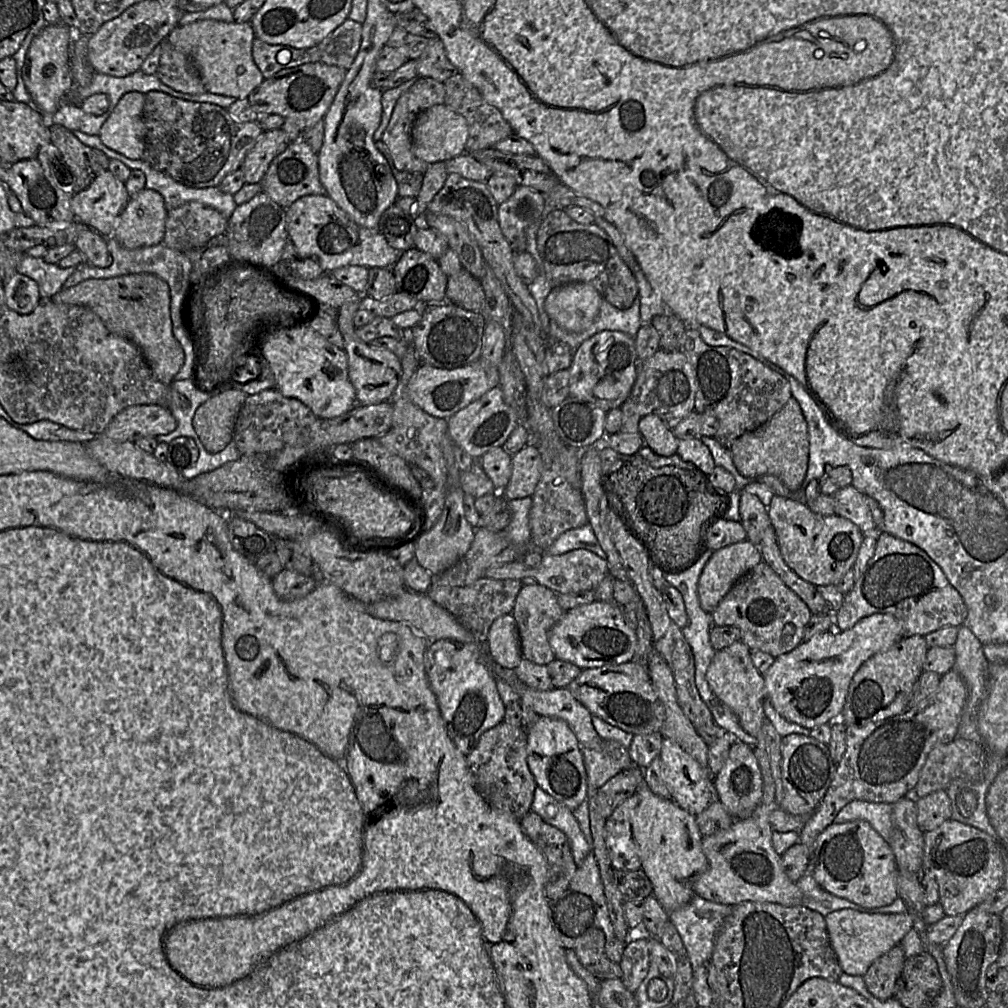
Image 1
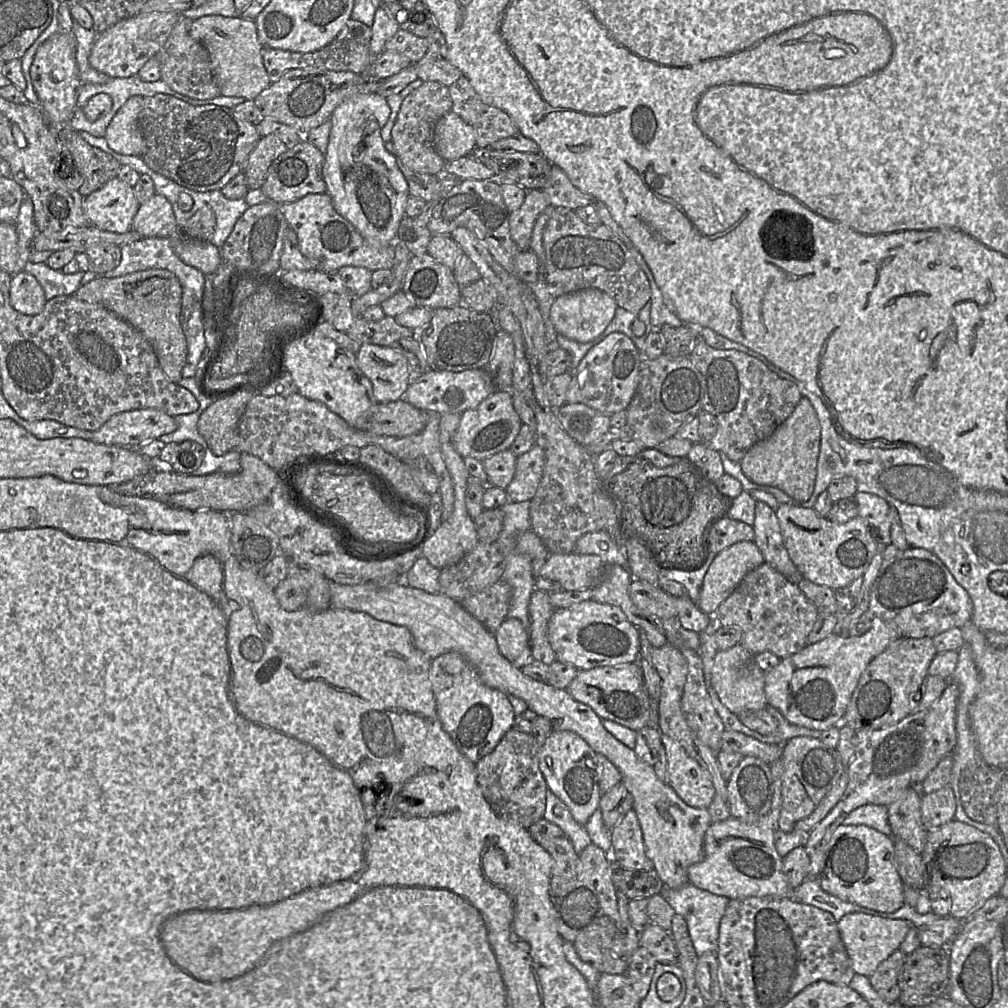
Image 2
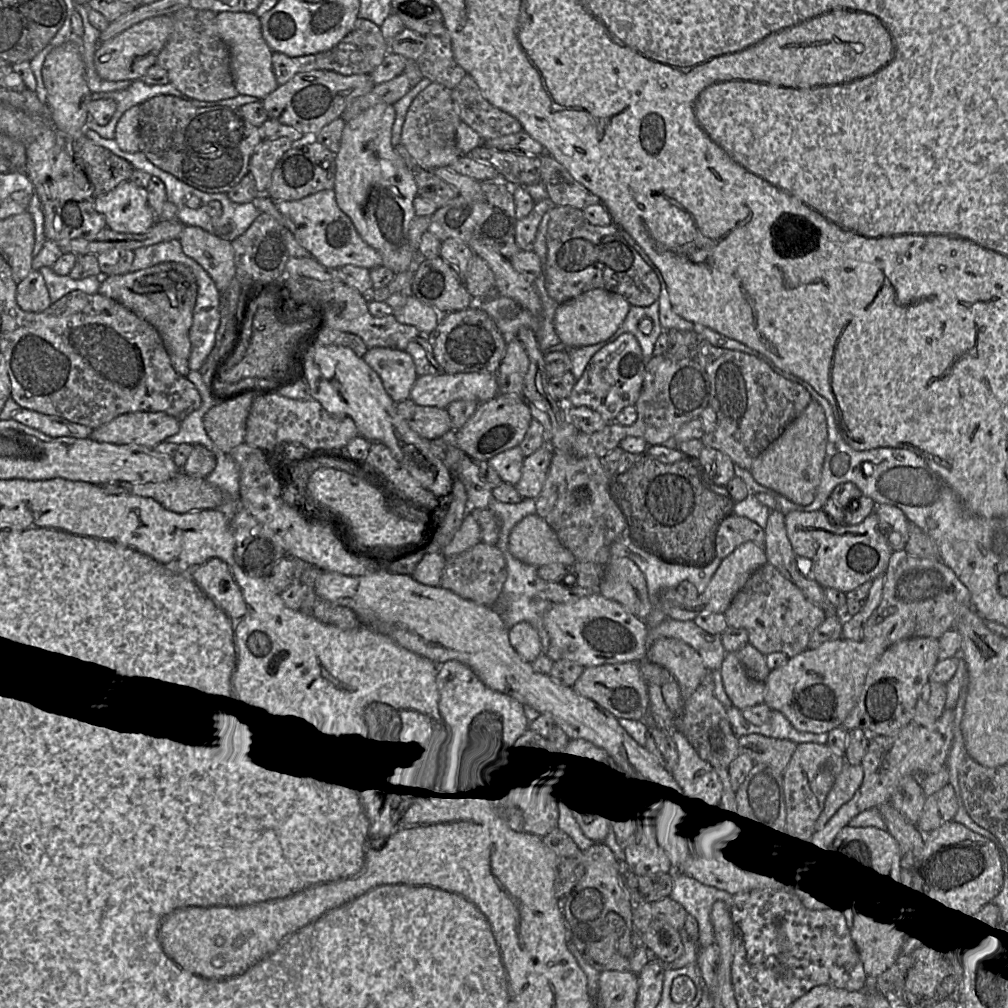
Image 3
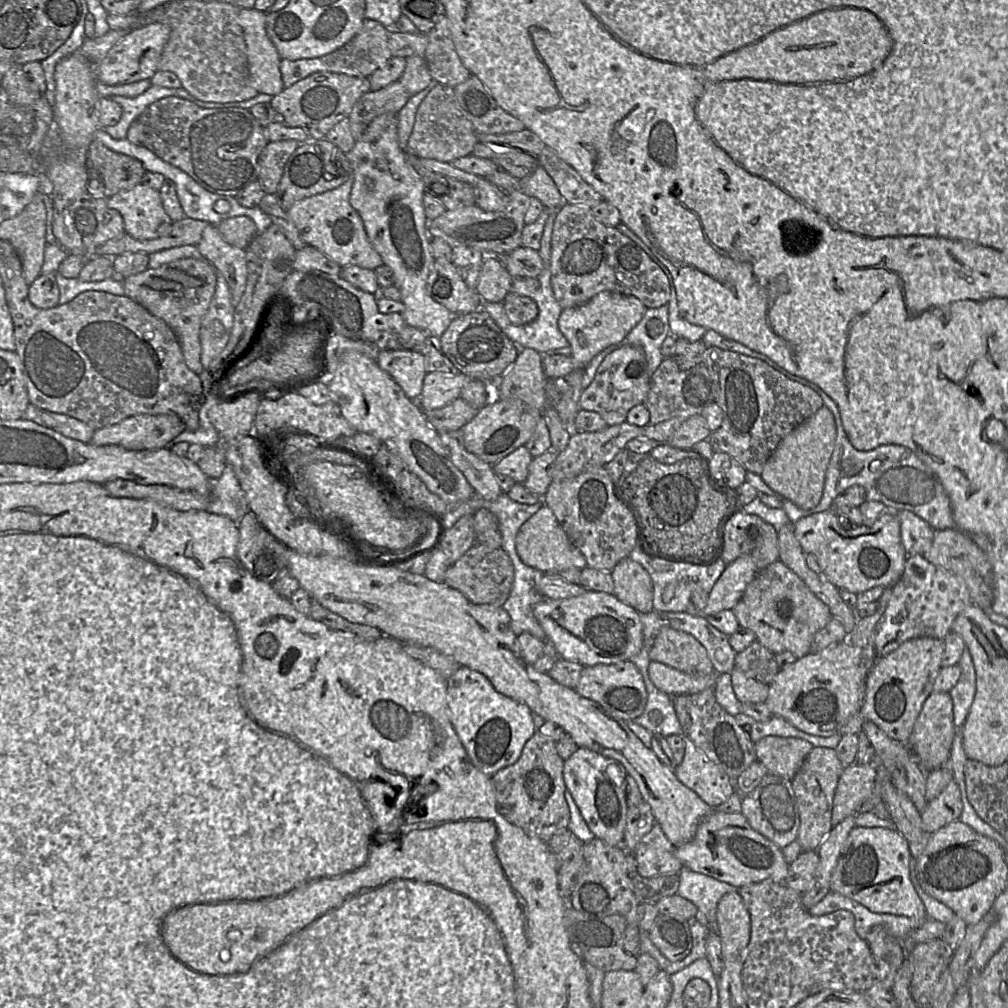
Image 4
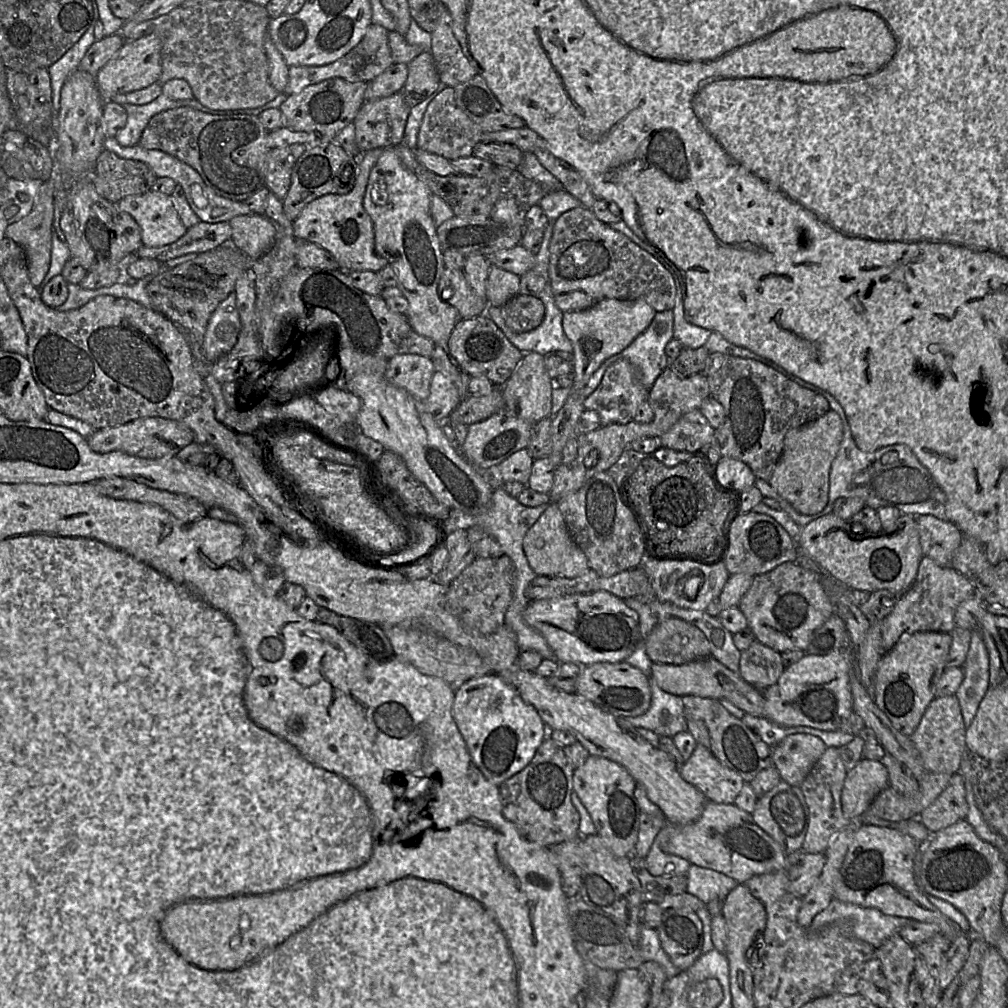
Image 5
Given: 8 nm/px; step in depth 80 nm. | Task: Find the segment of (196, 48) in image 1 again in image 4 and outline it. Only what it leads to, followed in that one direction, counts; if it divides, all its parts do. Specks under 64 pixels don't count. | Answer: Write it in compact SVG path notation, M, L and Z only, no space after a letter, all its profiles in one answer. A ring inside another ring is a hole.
M245 8L239 11L239 23L244 31L249 79L259 93L275 96L282 92L284 84L280 71L281 57L266 31L267 12Z

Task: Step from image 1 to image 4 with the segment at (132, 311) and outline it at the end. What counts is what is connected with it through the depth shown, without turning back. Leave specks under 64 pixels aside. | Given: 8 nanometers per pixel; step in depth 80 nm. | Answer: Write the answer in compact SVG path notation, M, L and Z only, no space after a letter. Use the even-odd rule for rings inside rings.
M183 258L163 264L157 268L148 267L145 271L122 279L124 295L145 307L150 313L165 321L175 332L187 366L198 375L203 371L201 362L200 328L202 319L214 296L218 280L215 267L206 259Z

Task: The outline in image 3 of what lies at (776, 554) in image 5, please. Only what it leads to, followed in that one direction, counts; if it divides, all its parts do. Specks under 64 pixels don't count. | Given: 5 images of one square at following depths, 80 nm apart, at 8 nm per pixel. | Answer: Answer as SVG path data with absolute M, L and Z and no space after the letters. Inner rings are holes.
M729 515L717 527L715 534L715 557L721 561L739 545L753 542L764 548L764 528L742 516Z

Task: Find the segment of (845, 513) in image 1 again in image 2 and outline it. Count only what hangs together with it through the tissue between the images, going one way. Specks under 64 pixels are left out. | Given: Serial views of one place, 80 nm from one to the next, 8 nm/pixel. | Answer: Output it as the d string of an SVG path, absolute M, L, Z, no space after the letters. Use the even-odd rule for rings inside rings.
M865 492L854 495L858 507L858 517L864 519L871 536L884 548L891 542L890 529L894 521L894 508L884 499Z

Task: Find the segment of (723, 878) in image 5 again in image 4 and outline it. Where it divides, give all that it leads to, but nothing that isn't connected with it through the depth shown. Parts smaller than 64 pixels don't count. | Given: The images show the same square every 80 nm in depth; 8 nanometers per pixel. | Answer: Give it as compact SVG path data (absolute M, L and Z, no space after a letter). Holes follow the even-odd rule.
M683 868L679 873L677 895L691 901L705 918L705 925L716 931L716 909L725 894L737 888L708 875Z

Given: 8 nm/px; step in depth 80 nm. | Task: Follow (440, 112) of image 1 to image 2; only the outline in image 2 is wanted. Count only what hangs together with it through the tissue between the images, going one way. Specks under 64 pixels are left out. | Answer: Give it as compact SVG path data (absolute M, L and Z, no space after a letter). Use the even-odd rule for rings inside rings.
M449 111L436 122L432 140L436 152L450 161L468 155L476 147L476 132L460 116Z

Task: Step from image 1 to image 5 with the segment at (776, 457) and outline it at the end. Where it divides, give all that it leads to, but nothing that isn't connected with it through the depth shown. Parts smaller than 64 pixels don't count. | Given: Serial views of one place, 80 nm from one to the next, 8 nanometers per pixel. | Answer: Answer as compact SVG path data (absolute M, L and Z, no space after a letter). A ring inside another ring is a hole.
M830 409L824 415L787 431L782 454L773 470L769 485L799 513L805 515L822 511L828 502L829 473L843 438L843 424L837 412Z

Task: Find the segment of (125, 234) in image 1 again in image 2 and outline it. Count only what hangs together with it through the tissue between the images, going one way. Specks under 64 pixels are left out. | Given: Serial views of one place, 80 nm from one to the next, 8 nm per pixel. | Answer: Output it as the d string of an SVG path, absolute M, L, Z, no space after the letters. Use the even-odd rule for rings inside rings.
M156 193L140 204L131 230L142 238L171 238L176 235L177 223L171 203Z

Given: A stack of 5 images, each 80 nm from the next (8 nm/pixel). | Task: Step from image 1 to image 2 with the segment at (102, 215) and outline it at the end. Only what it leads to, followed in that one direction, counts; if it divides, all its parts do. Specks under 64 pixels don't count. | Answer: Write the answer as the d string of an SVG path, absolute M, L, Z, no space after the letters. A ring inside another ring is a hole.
M117 177L84 197L83 201L90 225L119 234L131 231L139 206L133 187Z

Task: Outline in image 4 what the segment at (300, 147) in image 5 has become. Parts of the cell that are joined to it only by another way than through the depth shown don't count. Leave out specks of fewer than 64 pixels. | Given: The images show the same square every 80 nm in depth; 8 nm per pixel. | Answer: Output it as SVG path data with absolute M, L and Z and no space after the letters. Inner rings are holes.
M296 140L269 141L259 157L259 181L265 193L275 195L286 162L298 148Z

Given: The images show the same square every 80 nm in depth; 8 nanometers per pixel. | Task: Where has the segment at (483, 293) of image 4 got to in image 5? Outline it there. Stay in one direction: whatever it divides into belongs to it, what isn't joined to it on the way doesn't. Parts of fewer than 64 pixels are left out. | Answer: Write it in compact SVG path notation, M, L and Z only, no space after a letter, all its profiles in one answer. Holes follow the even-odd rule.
M492 265L486 281L486 297L488 304L503 307L512 297L519 293L520 278L512 272Z

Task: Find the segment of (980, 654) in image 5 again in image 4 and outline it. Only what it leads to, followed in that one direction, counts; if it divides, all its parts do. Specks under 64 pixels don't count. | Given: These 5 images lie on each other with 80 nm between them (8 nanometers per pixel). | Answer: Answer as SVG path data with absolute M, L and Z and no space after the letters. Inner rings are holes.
M965 648L959 662L961 674L949 691L953 701L953 718L957 727L963 726L976 692L976 674L969 651Z

